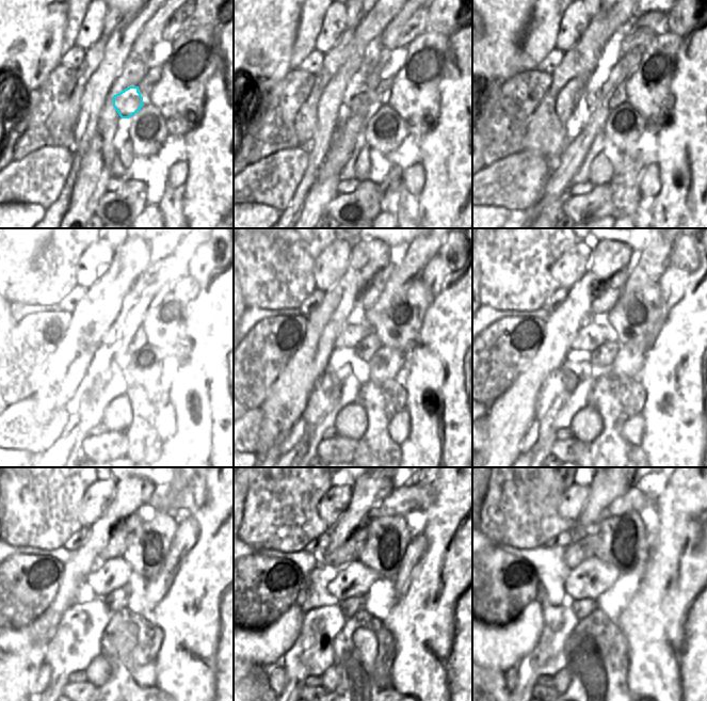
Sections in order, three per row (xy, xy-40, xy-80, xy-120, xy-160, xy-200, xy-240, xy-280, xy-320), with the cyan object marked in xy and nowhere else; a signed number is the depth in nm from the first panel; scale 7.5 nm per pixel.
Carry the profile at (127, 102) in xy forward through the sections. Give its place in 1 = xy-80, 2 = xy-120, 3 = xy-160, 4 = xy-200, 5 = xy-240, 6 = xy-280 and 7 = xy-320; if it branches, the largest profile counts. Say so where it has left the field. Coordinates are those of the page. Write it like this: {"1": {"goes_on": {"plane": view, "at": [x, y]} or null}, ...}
{"1": {"goes_on": {"plane": "xy-80", "at": [595, 82]}}, "2": {"goes_on": {"plane": "xy-120", "at": [112, 334]}}, "3": {"goes_on": {"plane": "xy-160", "at": [355, 330]}}, "4": {"goes_on": {"plane": "xy-200", "at": [595, 332]}}, "5": {"goes_on": {"plane": "xy-240", "at": [108, 576]}}, "6": {"goes_on": {"plane": "xy-280", "at": [354, 579]}}, "7": {"goes_on": {"plane": "xy-320", "at": [592, 577]}}}

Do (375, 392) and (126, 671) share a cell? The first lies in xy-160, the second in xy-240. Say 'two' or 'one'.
one

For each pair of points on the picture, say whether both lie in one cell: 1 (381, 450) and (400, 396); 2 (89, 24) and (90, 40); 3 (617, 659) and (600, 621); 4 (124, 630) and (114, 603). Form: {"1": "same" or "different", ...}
{"1": "same", "2": "same", "3": "same", "4": "different"}

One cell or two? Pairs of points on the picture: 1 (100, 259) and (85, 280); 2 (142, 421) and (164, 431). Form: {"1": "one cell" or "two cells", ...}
{"1": "one cell", "2": "two cells"}

